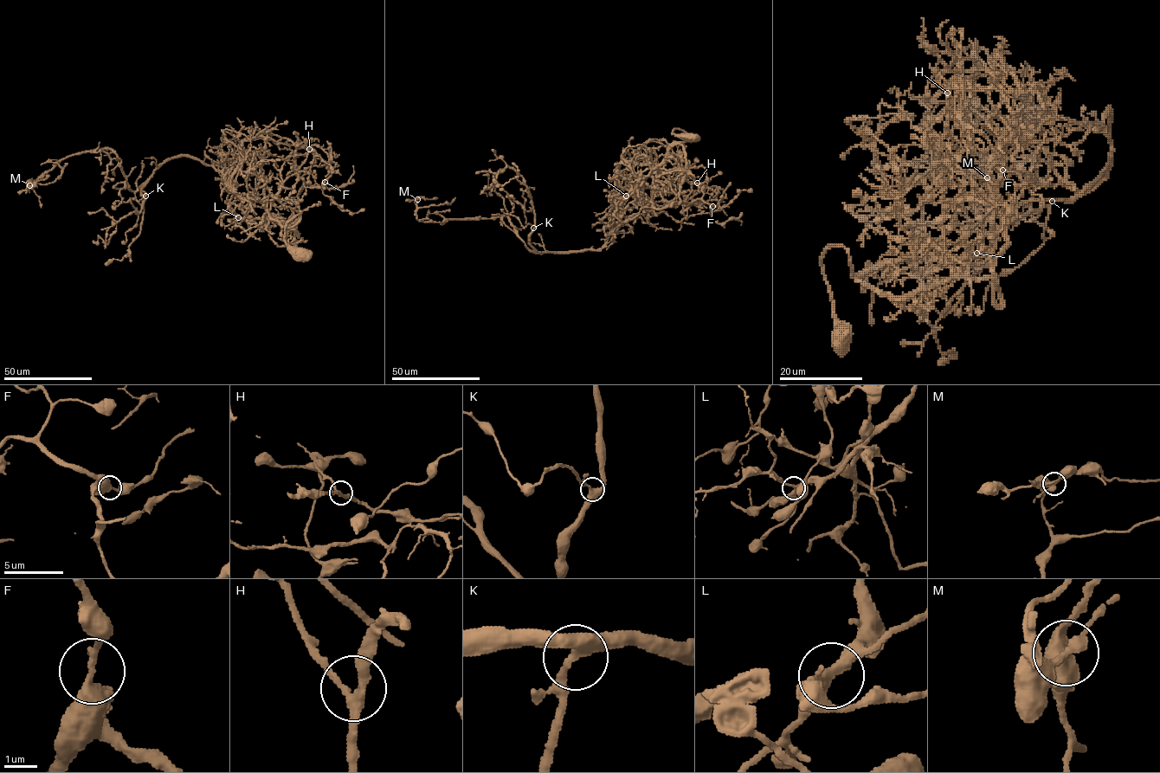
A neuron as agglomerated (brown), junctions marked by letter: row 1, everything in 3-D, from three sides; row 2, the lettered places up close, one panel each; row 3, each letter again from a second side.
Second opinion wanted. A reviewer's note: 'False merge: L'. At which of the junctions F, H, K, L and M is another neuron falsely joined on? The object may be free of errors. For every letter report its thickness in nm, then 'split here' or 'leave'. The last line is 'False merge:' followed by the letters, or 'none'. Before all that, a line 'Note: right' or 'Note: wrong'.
Note: wrong
F: 280 nm thick; leave
H: 260 nm thick; leave
K: 360 nm thick; leave
L: 300 nm thick; leave
M: 280 nm thick; leave
False merge: none

